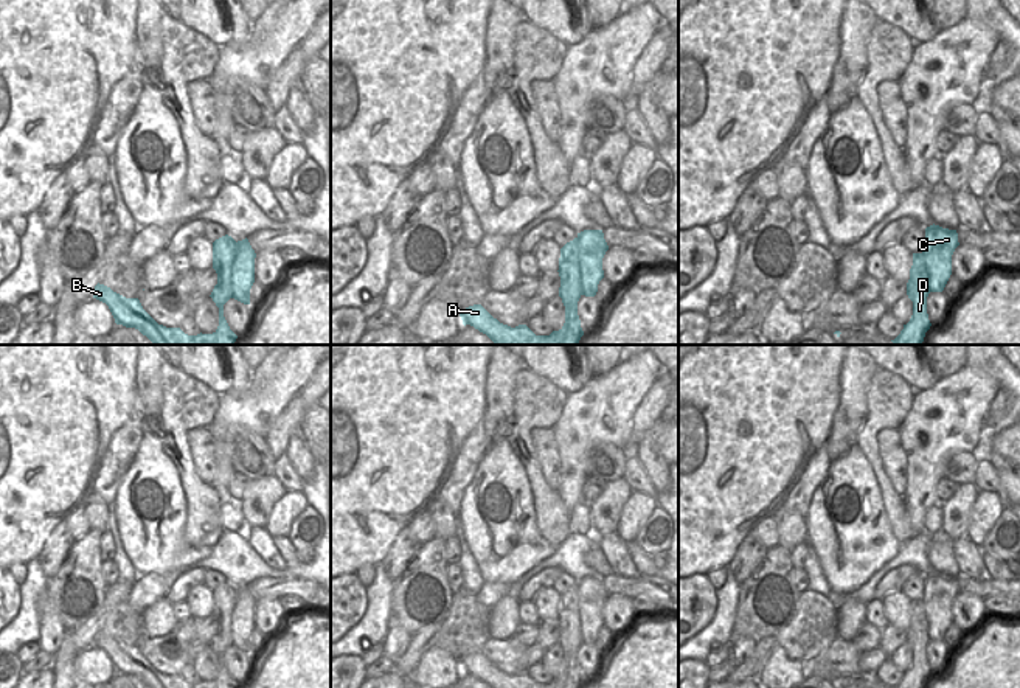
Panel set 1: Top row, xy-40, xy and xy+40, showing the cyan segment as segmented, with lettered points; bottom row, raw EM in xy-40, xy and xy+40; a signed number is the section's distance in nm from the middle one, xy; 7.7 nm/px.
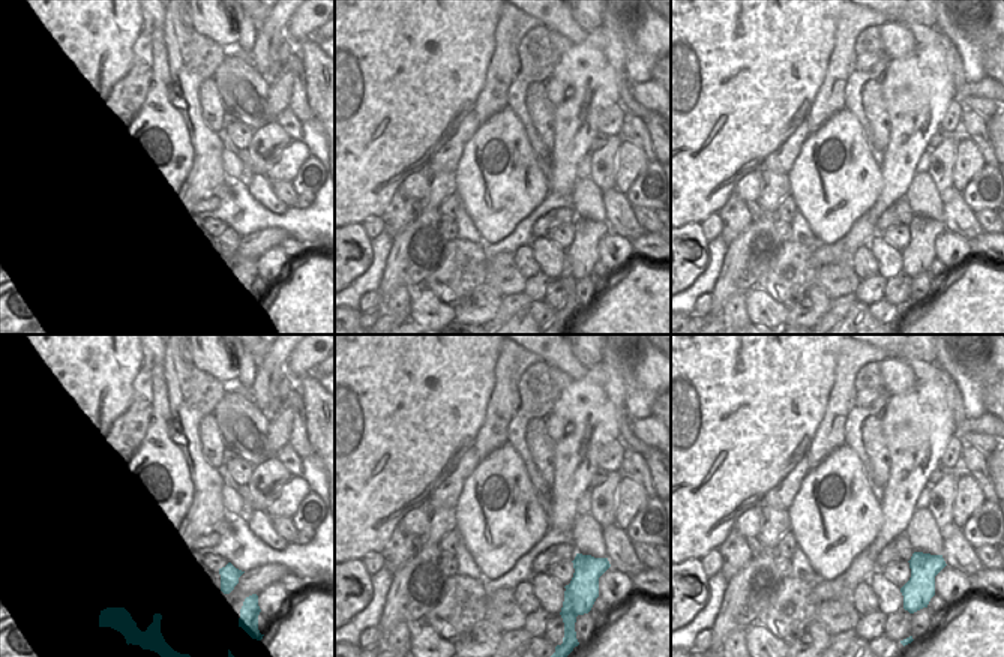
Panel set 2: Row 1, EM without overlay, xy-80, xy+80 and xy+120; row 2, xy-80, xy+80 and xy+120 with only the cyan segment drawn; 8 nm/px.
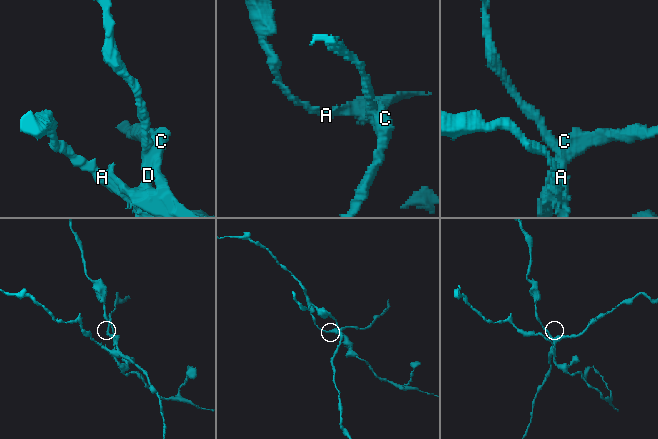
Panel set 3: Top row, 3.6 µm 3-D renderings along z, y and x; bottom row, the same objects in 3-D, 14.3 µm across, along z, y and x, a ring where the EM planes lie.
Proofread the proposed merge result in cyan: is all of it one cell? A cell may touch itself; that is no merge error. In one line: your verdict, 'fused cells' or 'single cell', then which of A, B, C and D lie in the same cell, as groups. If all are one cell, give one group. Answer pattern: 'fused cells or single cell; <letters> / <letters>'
fused cells; A B D / C

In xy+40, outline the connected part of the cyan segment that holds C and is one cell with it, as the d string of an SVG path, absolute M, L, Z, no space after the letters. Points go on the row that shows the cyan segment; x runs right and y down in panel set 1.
M930 225L922 248L927 261L930 292L942 292L952 275L952 255L959 245L956 230Z

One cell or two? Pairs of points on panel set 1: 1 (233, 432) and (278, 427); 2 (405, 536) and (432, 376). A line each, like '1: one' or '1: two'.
1: two
2: two

